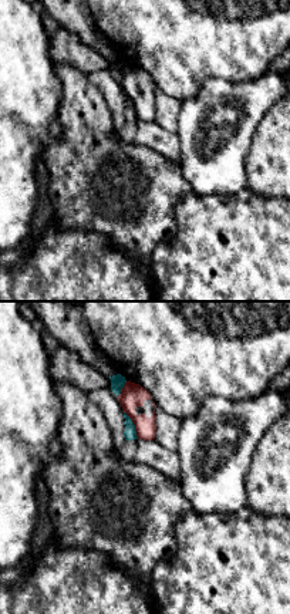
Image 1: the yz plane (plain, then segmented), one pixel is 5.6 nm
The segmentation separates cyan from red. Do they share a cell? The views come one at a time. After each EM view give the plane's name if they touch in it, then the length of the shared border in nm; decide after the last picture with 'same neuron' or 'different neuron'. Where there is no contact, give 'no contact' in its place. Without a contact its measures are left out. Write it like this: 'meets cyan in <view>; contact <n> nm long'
meets cyan in yz; contact 180 nm long

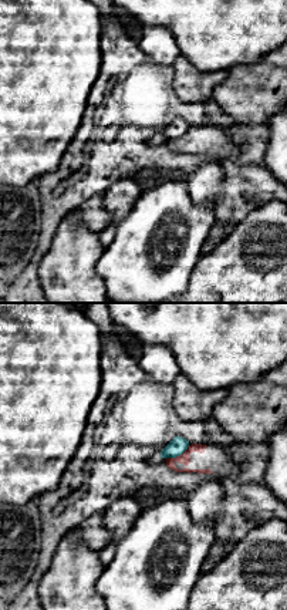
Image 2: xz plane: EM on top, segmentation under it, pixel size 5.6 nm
meets cyan in xz; contact 160 nm long

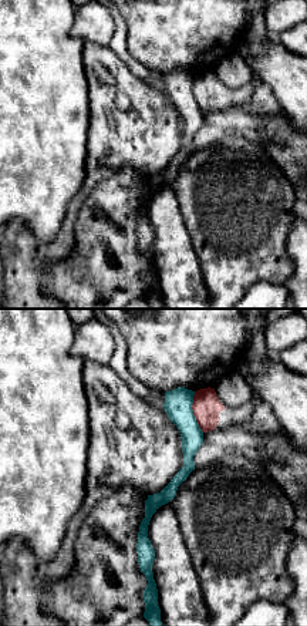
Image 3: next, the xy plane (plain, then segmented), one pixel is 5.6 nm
meets cyan in xy; contact 240 nm long

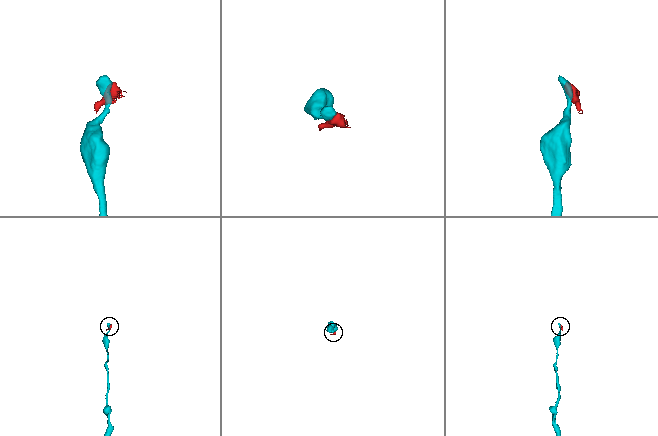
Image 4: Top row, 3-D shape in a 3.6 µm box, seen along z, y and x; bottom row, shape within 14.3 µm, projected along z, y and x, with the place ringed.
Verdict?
different neuron

